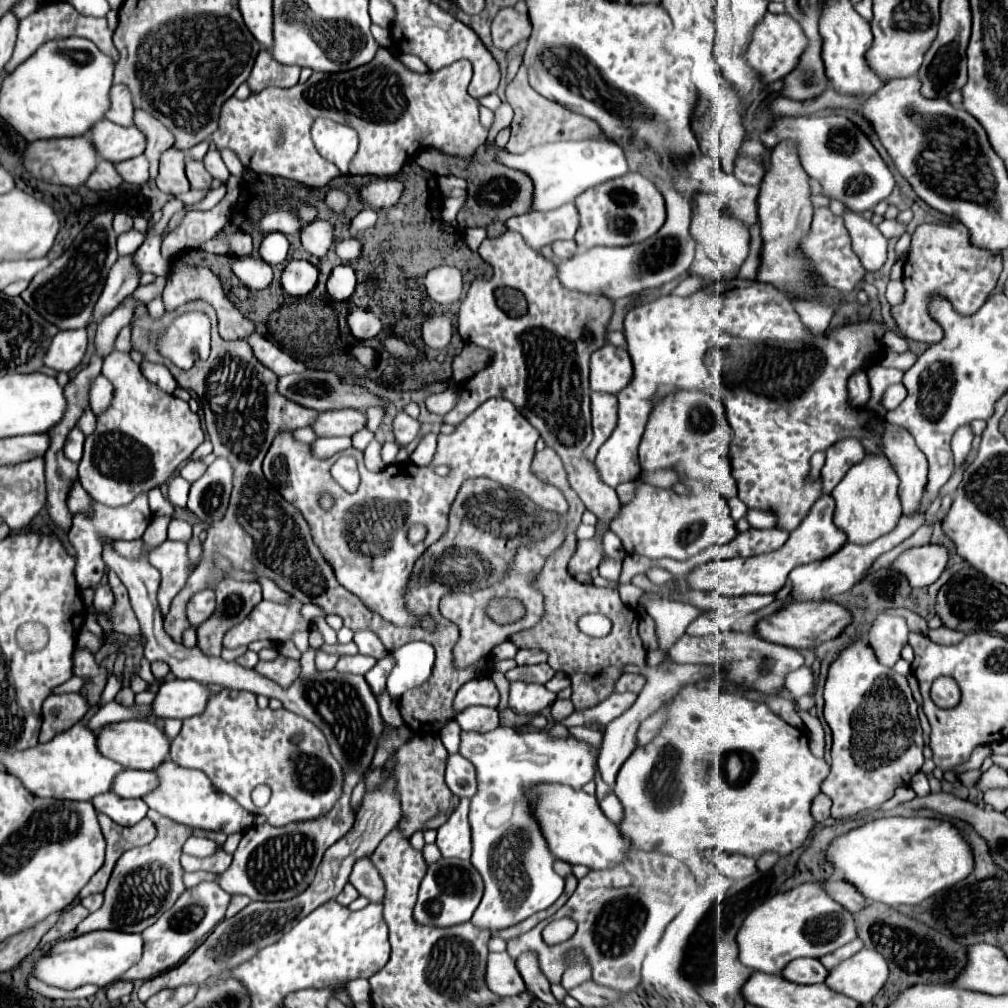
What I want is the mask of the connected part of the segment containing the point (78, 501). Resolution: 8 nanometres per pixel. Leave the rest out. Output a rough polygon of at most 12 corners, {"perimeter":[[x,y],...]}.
{"perimeter":[[74,482],[70,488],[70,514],[92,514],[92,498]]}

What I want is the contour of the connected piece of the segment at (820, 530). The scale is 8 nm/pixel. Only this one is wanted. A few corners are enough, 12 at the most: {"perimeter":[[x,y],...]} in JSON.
{"perimeter":[[822,496],[774,554],[690,570],[690,590],[774,594],[800,566],[834,554],[834,498]]}

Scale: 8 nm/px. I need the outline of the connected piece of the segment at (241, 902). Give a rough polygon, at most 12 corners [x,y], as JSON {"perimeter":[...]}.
{"perimeter":[[232,896],[226,916],[234,916],[252,900],[246,896]]}

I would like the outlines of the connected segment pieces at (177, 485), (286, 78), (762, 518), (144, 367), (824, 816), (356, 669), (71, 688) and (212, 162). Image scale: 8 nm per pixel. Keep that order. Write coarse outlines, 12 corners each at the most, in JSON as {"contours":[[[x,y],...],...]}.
{"contours":[[[176,476],[168,496],[174,506],[186,508],[190,484]],[[260,50],[248,86],[290,88],[298,82],[298,66],[282,66]],[[748,510],[746,520],[752,528],[766,530],[774,516],[764,510]],[[142,362],[142,374],[172,394],[176,380],[162,364]],[[818,794],[812,802],[812,816],[816,822],[830,818],[832,800]],[[364,654],[340,656],[336,670],[366,674],[376,660]],[[72,676],[68,682],[54,690],[60,692],[78,692],[86,684],[86,678]],[[214,148],[208,150],[206,170],[222,184],[228,182],[230,172]]]}

